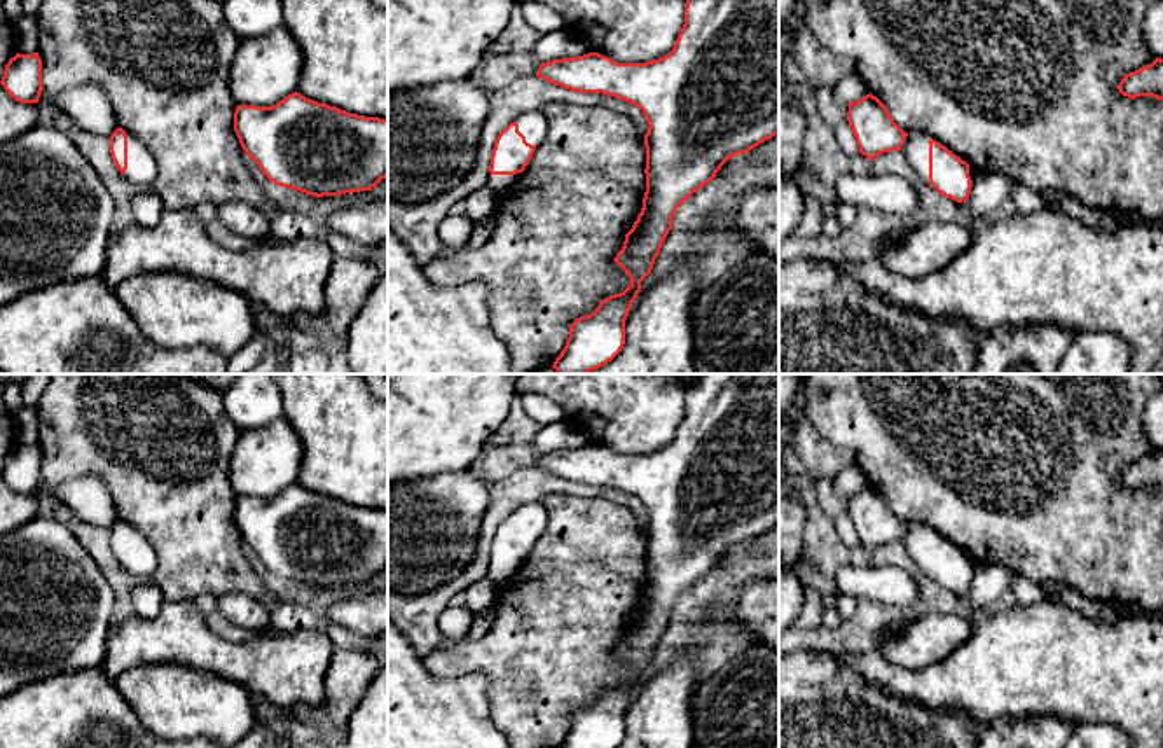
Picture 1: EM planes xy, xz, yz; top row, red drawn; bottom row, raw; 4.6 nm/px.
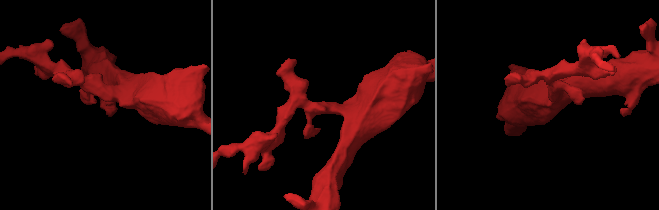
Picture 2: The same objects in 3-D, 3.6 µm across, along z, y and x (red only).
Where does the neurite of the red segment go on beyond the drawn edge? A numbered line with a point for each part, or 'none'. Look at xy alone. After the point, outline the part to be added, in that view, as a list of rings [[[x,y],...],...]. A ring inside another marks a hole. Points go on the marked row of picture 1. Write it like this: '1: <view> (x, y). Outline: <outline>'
1: xy (142, 170). Outline: [[[127,133],[127,170],[124,177],[140,187],[150,187],[157,177],[157,164],[154,156]]]

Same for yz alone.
1: yz (915, 147). Outline: [[[908,133],[901,150],[905,152],[910,166],[920,177],[920,180],[934,189],[929,184],[929,140],[926,133]]]

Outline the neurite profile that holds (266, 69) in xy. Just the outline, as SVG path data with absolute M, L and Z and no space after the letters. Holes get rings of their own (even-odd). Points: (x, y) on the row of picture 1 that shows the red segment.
M281 24L239 40L229 89L236 105L272 107L297 91L300 72L302 51Z

